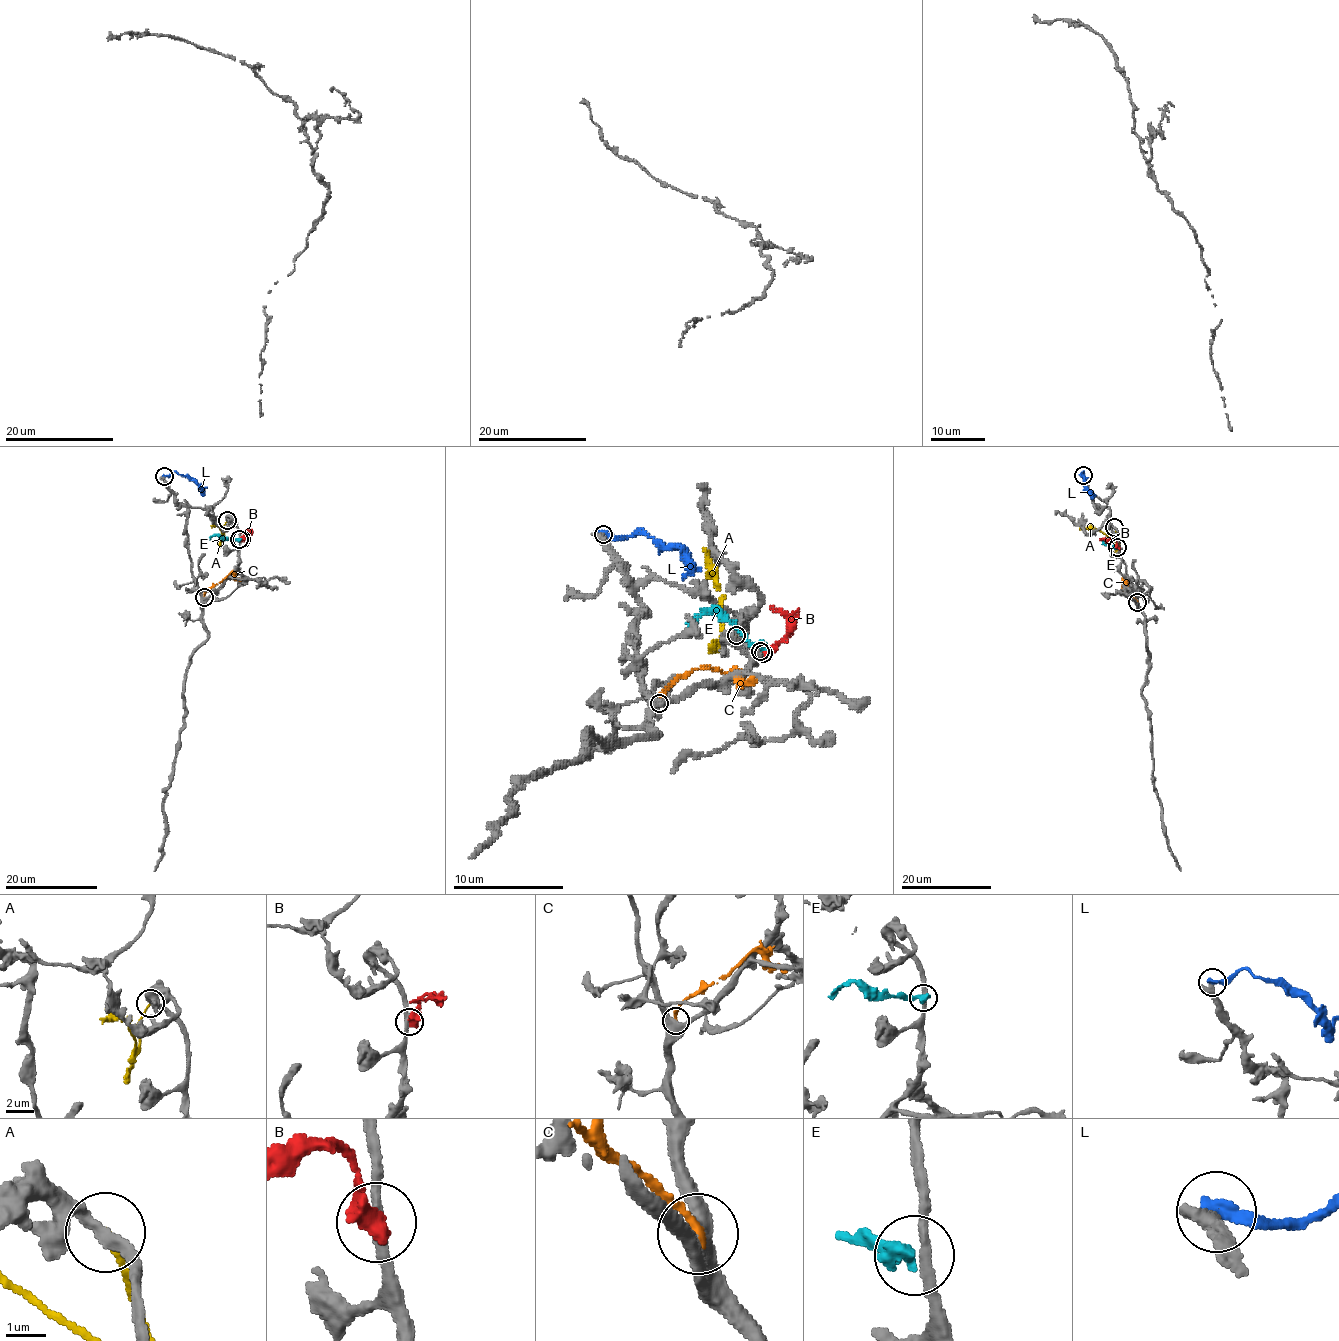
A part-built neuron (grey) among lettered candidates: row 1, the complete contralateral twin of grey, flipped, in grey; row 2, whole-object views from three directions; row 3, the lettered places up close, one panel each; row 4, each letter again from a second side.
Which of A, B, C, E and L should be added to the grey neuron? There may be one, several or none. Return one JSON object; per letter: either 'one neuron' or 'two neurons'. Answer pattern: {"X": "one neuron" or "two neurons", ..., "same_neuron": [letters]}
{"A": "two neurons", "B": "two neurons", "C": "two neurons", "E": "two neurons", "L": "two neurons", "same_neuron": []}

